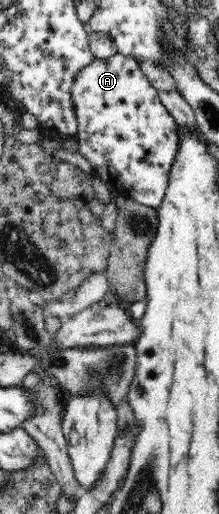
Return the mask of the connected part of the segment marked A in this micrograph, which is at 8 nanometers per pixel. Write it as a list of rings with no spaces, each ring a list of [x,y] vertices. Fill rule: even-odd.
[[[114,54],[105,60],[93,60],[89,67],[76,76],[72,100],[78,117],[78,152],[94,166],[94,175],[118,197],[135,199],[143,207],[157,209],[162,204],[168,186],[169,172],[180,146],[180,135],[174,117],[163,106],[159,91],[144,76],[138,59]]]

